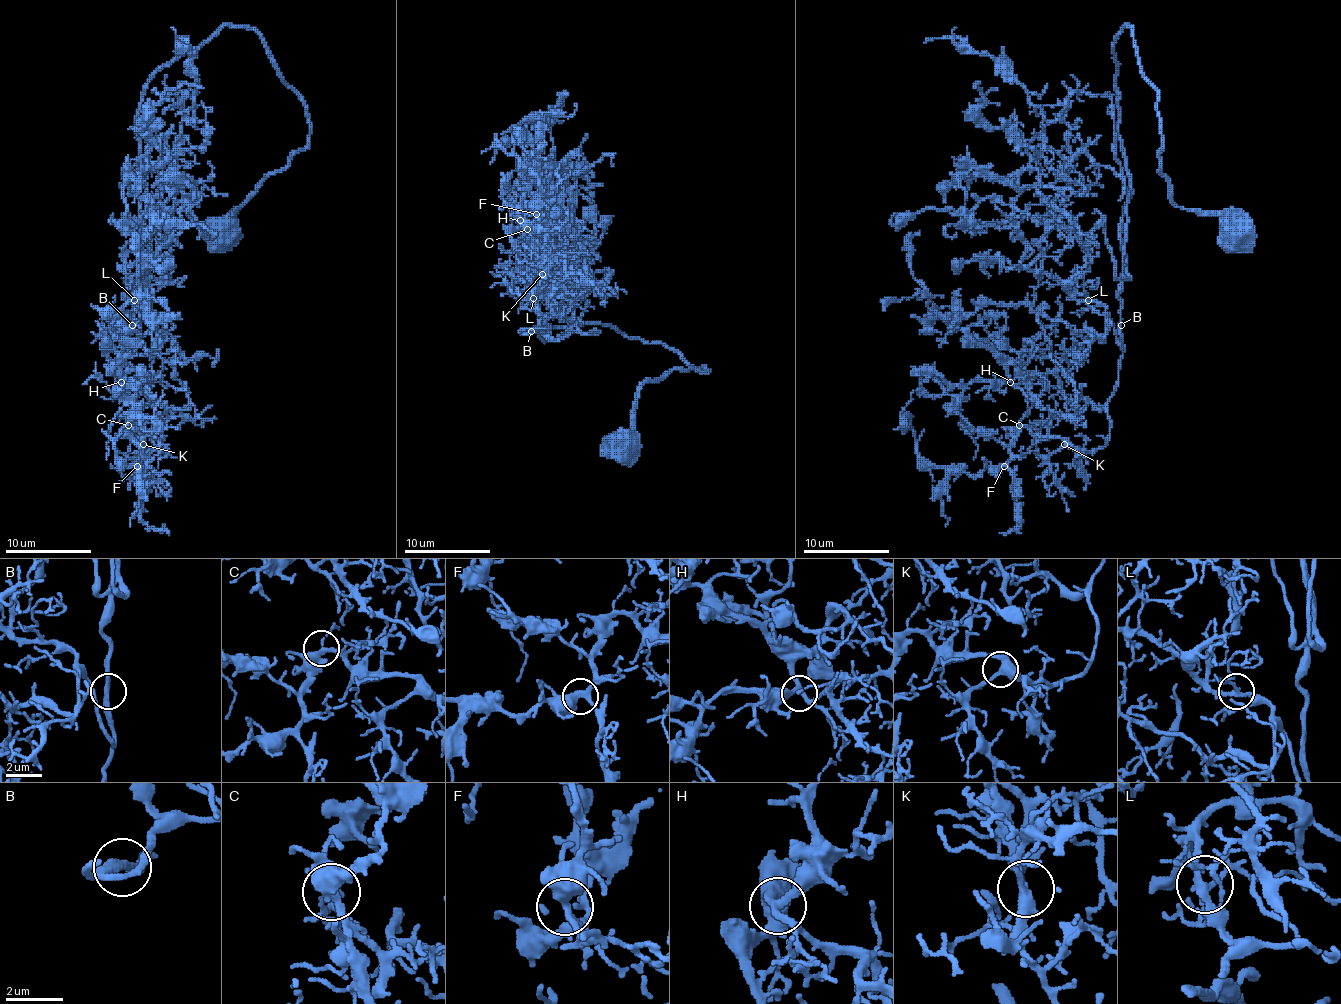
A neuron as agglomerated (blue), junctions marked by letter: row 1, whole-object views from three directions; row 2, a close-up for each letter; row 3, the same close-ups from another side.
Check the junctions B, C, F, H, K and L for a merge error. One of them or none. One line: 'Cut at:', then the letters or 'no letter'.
Cut at: no letter

